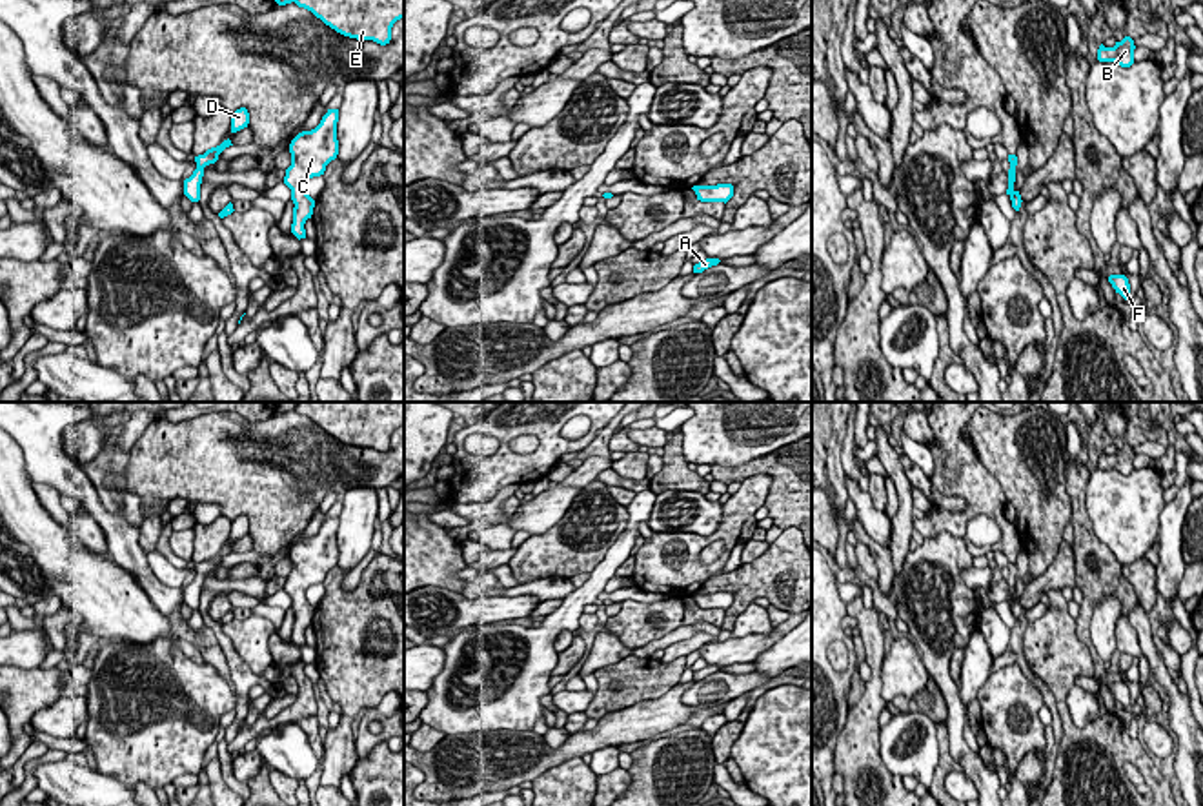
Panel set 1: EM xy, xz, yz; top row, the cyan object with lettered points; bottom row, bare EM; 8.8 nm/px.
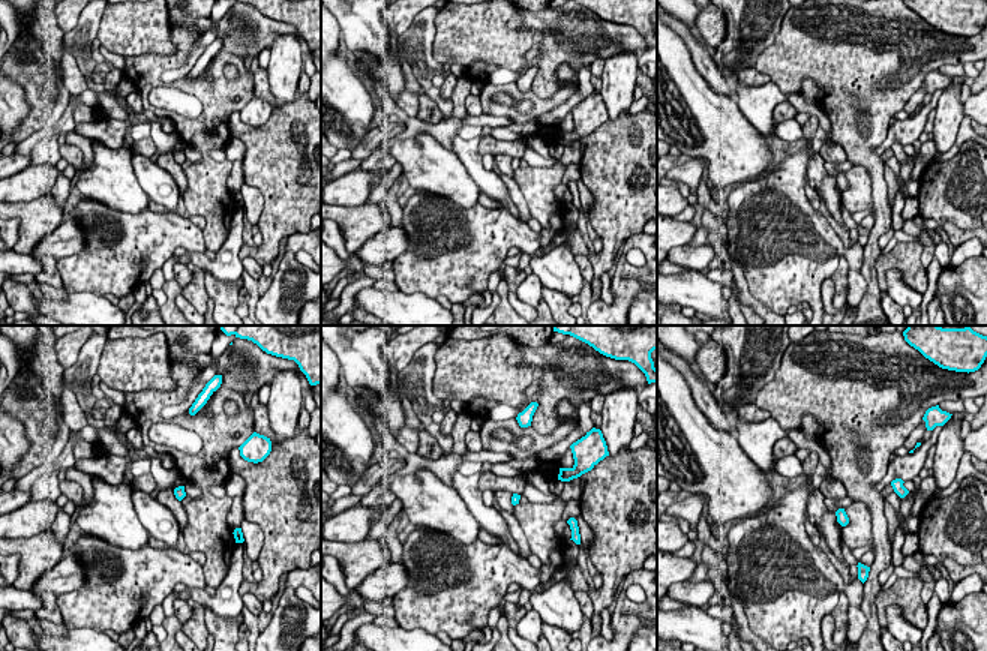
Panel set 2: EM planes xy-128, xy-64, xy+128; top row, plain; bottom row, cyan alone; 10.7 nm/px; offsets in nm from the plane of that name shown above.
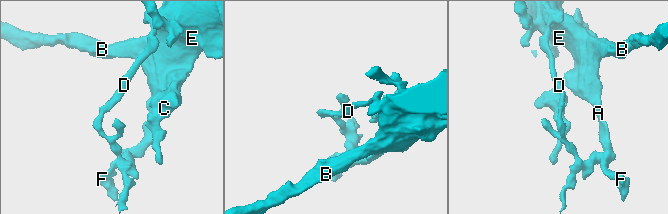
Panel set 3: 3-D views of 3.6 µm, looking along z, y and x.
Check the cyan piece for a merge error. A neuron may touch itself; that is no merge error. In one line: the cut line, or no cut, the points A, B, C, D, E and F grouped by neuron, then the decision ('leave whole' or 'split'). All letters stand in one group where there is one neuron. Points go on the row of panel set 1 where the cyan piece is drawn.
cut xy (202, 170), (193, 171); groups A B C E F / D; split

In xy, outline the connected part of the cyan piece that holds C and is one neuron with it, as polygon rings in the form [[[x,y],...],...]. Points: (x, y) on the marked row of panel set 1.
[[[328,109],[315,129],[298,133],[289,144],[291,166],[286,169],[284,184],[291,189],[291,233],[298,240],[306,238],[304,224],[315,207],[315,200],[306,193],[306,182],[324,175],[326,166],[339,155],[337,122],[339,109]]]

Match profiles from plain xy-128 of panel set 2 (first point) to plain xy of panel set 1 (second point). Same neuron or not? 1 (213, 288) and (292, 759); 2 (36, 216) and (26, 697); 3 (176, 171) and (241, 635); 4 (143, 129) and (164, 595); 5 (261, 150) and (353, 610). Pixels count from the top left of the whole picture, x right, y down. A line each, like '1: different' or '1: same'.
1: different
2: same
3: different
4: different
5: same

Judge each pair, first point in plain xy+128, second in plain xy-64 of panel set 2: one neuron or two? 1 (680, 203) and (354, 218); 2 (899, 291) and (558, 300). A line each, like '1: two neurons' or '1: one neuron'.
1: two neurons
2: two neurons

